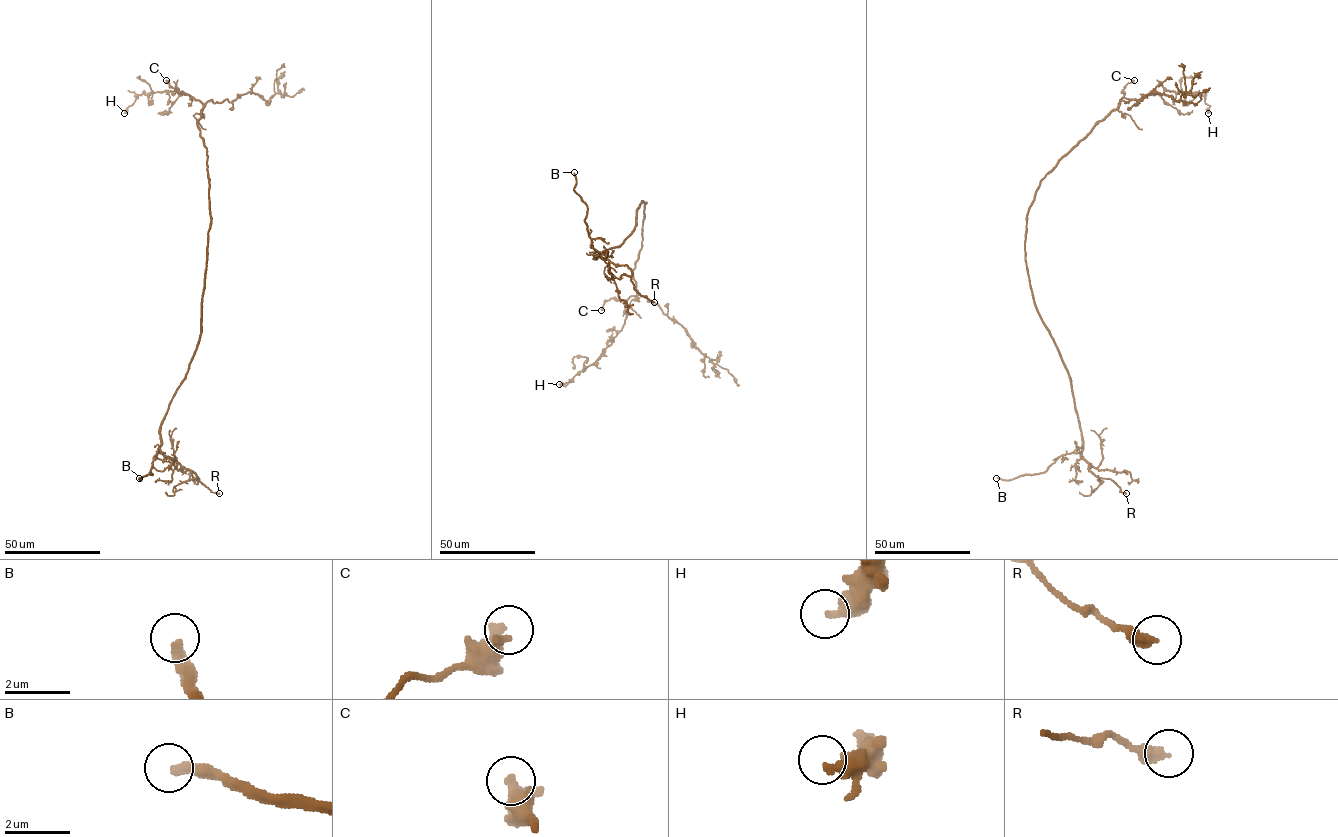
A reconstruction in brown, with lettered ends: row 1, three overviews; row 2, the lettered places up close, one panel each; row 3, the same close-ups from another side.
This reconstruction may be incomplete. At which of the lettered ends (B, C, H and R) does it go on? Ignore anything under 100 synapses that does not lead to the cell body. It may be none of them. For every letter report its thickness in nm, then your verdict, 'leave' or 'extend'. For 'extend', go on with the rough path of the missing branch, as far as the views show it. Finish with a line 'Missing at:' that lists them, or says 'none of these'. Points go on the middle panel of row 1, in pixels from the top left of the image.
B: calibre 360 nm; extend; course (574, 172), (573, 165), (566, 159), (569, 157)
C: calibre 460 nm; leave
H: calibre 400 nm; leave
R: calibre 380 nm; leave
Missing at: B

